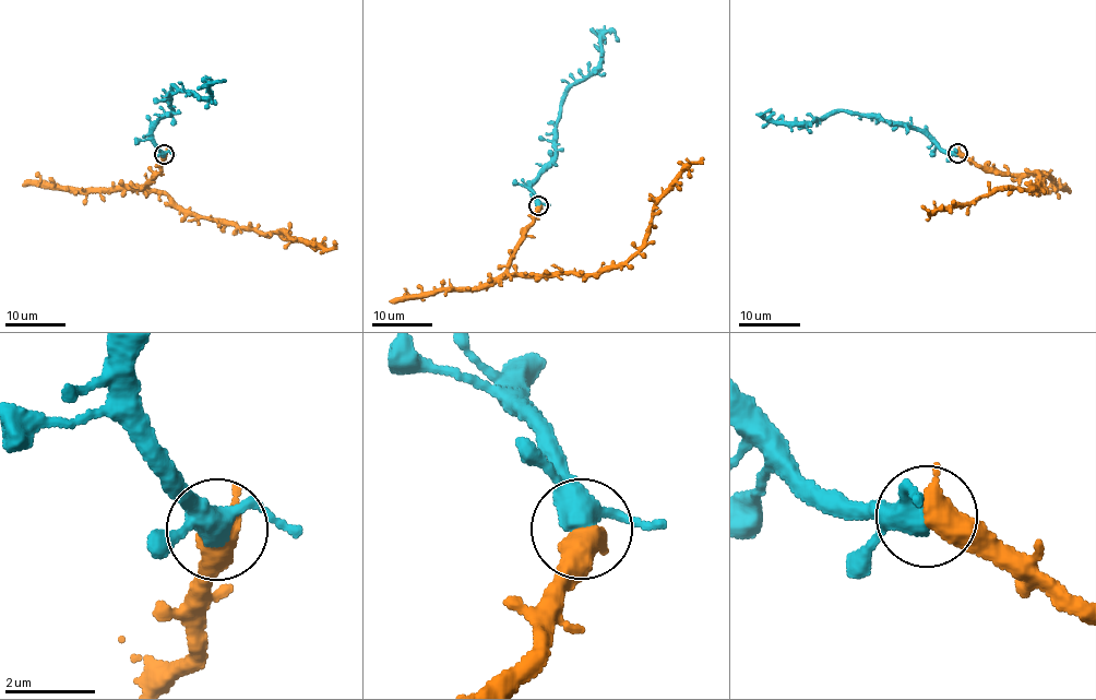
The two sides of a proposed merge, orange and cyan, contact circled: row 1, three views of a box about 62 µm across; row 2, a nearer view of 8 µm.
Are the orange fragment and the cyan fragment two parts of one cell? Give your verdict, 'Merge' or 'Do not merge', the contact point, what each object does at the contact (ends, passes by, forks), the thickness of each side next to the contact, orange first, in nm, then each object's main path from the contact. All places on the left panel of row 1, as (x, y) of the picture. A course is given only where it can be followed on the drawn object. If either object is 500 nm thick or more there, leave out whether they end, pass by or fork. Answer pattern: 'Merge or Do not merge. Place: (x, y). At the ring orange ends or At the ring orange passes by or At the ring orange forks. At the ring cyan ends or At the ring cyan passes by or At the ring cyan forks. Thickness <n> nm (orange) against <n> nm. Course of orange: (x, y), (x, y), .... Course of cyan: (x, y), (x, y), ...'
Merge. Place: (164, 154). Thickness 650 nm (orange) against 440 nm. Course of orange: (164, 154), (159, 171), (142, 186), (178, 206), (239, 226), (277, 230), (325, 249), (335, 240). Course of cyan: (164, 154), (152, 131), (171, 109), (171, 84), (203, 98), (211, 95), (213, 82), (226, 80)

